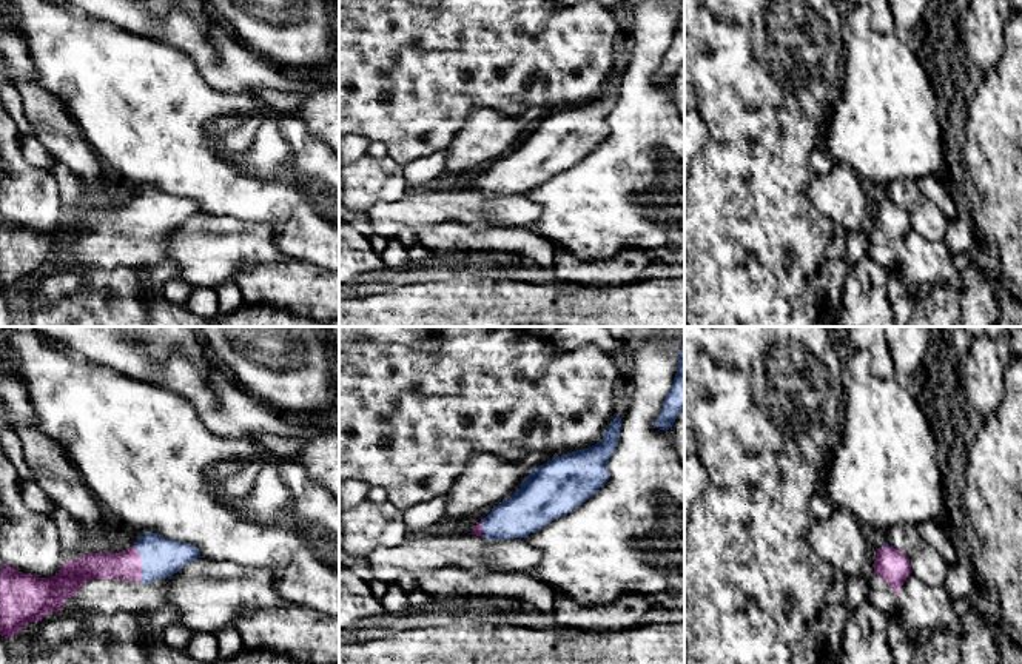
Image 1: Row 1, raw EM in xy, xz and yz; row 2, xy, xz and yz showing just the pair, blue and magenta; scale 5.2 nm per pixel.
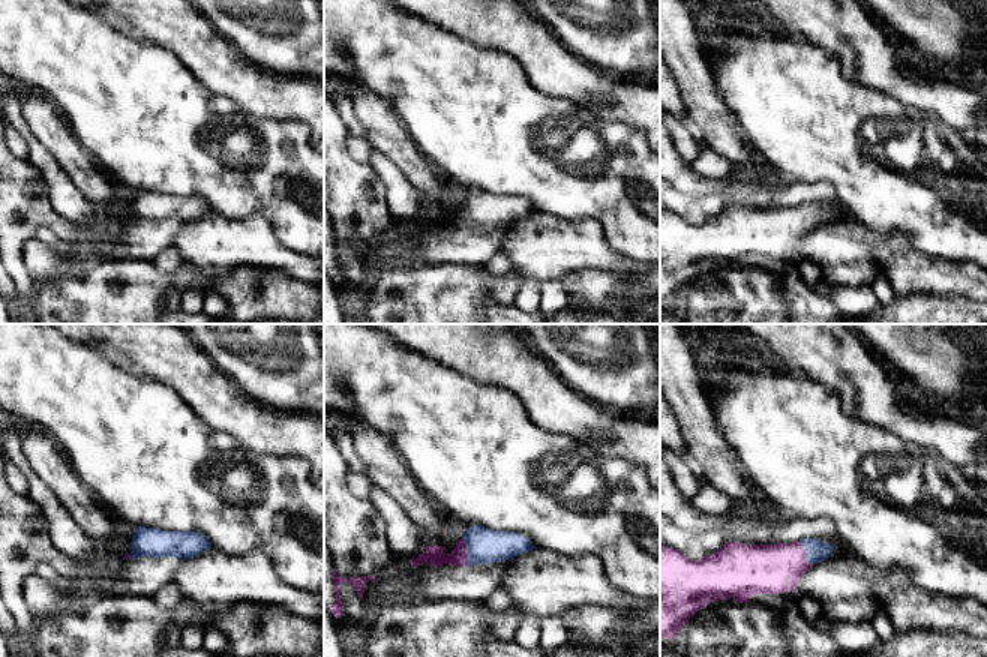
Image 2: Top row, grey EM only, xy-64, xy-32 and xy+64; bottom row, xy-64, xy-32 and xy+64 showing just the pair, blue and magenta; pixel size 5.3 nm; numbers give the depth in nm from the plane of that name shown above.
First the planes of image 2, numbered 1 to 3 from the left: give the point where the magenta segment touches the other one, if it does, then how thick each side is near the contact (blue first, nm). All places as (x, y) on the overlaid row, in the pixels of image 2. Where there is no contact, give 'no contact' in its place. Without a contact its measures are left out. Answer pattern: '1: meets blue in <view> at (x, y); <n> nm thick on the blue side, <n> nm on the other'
1: meets blue in xy-64 at (131, 557); 160 nm thick on the blue side, 20 nm on the other
2: meets blue in xy-32 at (468, 552); 190 nm thick on the blue side, 110 nm on the other
3: meets blue in xy+64 at (807, 554); 120 nm thick on the blue side, 280 nm on the other

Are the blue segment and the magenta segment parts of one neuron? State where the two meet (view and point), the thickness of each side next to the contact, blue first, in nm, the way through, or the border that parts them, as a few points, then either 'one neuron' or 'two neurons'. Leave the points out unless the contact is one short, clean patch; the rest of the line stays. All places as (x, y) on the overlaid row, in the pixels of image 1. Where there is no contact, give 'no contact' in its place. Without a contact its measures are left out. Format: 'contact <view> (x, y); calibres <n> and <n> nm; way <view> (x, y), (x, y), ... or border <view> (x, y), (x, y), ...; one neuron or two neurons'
contact xy (142, 563); calibres 200 and 160 nm; way xy (161, 558), (142, 563), (127, 566); one neuron

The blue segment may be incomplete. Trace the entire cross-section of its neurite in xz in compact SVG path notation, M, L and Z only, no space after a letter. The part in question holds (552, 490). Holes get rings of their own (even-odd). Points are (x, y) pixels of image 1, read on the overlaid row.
M620 413L595 445L561 454L536 467L507 499L493 505L470 535L489 541L527 538L570 513L609 481L607 462L618 445Z

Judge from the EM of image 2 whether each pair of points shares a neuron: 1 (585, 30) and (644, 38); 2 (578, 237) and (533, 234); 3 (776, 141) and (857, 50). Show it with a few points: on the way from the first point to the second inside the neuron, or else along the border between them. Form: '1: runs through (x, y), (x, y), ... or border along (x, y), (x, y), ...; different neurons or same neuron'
1: runs through (600, 30), (620, 30), (629, 38); same neuron
2: runs through (567, 237), (543, 237); same neuron
3: border along (813, 45), (830, 53), (852, 78), (870, 87); different neurons

